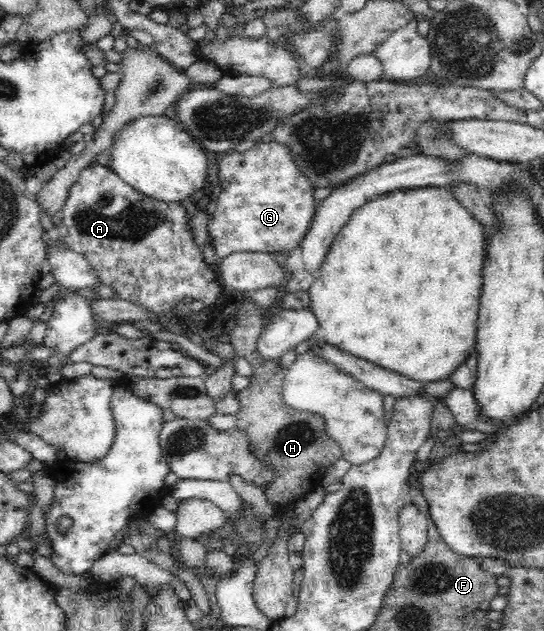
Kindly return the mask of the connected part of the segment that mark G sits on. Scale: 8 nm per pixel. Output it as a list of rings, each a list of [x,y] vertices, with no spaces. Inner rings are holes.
[[[274,141],[256,142],[252,149],[244,153],[225,153],[220,159],[220,185],[222,189],[218,195],[216,209],[207,225],[218,260],[237,252],[290,253],[300,247],[315,216],[312,193],[316,186],[312,186],[312,179],[303,173],[288,146]]]

